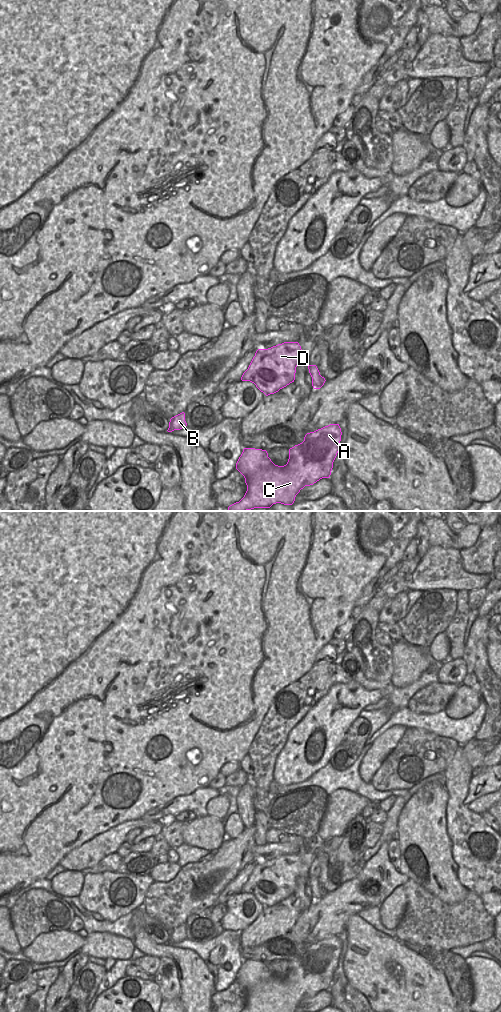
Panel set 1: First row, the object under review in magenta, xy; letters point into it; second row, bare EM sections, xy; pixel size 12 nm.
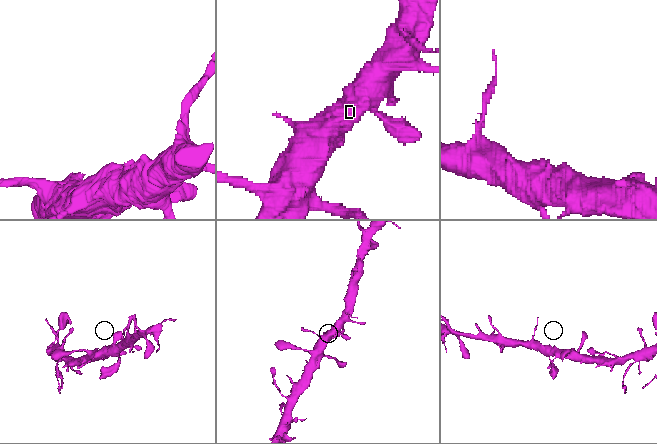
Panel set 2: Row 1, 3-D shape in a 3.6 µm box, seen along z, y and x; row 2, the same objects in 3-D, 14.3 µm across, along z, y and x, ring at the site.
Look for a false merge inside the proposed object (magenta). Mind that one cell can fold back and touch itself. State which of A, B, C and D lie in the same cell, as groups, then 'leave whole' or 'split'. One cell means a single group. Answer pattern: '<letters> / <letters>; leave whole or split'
A B C D; leave whole

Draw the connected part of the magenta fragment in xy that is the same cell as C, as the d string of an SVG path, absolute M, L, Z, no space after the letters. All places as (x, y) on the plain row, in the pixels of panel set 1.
M330 936L307 945L302 955L289 961L289 971L284 978L275 977L266 962L244 960L236 975L236 981L244 988L247 997L247 1003L241 1012L295 1012L305 998L329 990L339 963L341 947L339 936Z

